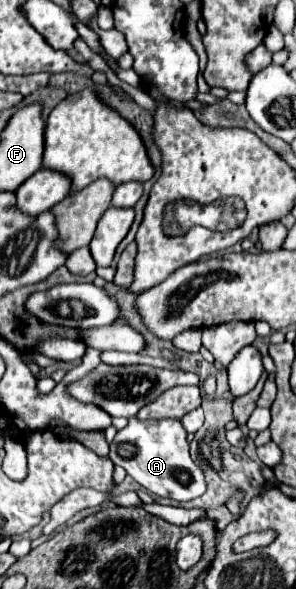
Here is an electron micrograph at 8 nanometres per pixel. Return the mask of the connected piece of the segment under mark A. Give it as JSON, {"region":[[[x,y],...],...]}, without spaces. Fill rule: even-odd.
{"region":[[[132,417],[128,427],[116,433],[110,445],[110,459],[114,465],[124,467],[126,473],[150,493],[174,501],[190,501],[200,497],[206,491],[206,479],[202,469],[192,461],[188,449],[190,447],[186,441],[186,431],[180,421],[174,419],[140,421]]]}

